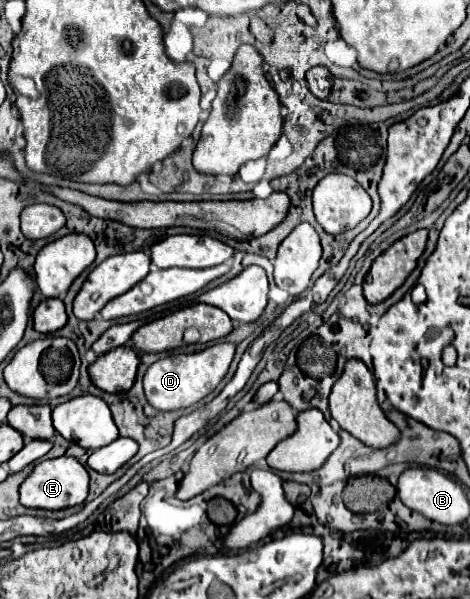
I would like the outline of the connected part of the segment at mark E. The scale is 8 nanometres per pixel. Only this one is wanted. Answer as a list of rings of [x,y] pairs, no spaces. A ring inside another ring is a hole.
[[[56,457],[42,461],[34,467],[34,471],[20,485],[20,503],[28,509],[64,509],[72,505],[84,503],[88,497],[88,471],[74,457]]]

